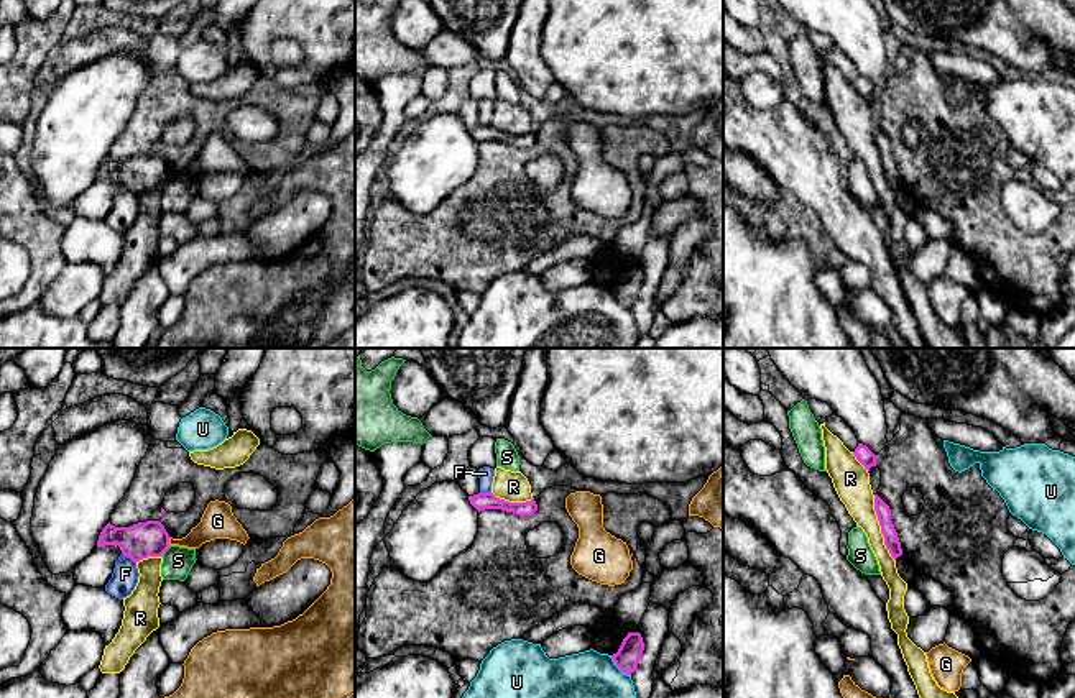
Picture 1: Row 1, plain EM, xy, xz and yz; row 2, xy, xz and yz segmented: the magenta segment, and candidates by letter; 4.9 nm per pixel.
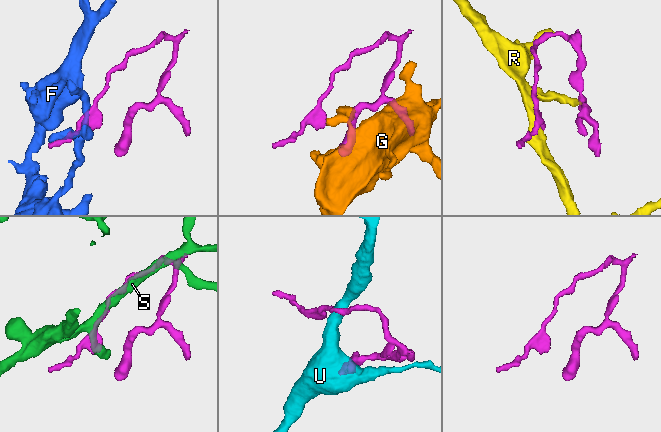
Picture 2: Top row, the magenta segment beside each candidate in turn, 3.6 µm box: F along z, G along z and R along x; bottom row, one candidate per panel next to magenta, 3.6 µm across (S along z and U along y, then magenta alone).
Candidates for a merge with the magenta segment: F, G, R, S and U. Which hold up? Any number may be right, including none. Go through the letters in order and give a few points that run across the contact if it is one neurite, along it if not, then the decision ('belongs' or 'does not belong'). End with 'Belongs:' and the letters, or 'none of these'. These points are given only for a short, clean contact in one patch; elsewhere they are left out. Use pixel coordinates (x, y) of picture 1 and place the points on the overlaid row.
F: does not belong
G: xy (168, 537), (170, 544) | does not belong
R: does not belong
S: xy (170, 546), (161, 555) | does not belong
U: does not belong
Belongs: none of these

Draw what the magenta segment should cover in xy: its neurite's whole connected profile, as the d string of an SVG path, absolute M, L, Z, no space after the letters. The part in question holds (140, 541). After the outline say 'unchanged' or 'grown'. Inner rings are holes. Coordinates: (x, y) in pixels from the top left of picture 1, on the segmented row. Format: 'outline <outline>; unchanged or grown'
outline M159 521L138 522L130 527L115 527L108 522L97 540L97 547L105 545L118 545L122 553L136 563L148 557L163 557L169 549L169 534Z; unchanged

